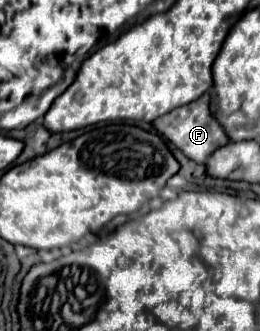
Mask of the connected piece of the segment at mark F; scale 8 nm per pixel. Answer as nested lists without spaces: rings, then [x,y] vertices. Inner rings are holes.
[[[204,93],[200,99],[196,99],[194,103],[188,103],[186,107],[178,107],[176,111],[162,115],[162,119],[154,121],[154,127],[196,163],[206,163],[206,159],[218,147],[228,143],[228,135],[224,133],[222,125],[216,121],[216,117],[212,117],[212,113],[210,113],[210,93]]]

